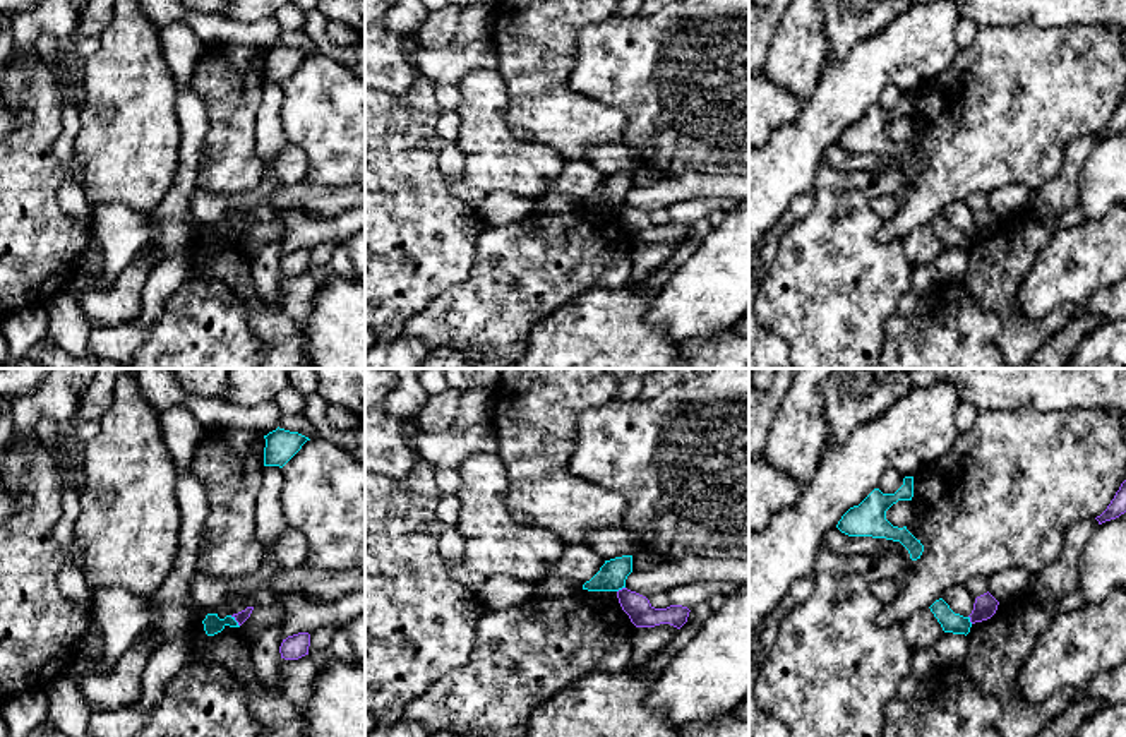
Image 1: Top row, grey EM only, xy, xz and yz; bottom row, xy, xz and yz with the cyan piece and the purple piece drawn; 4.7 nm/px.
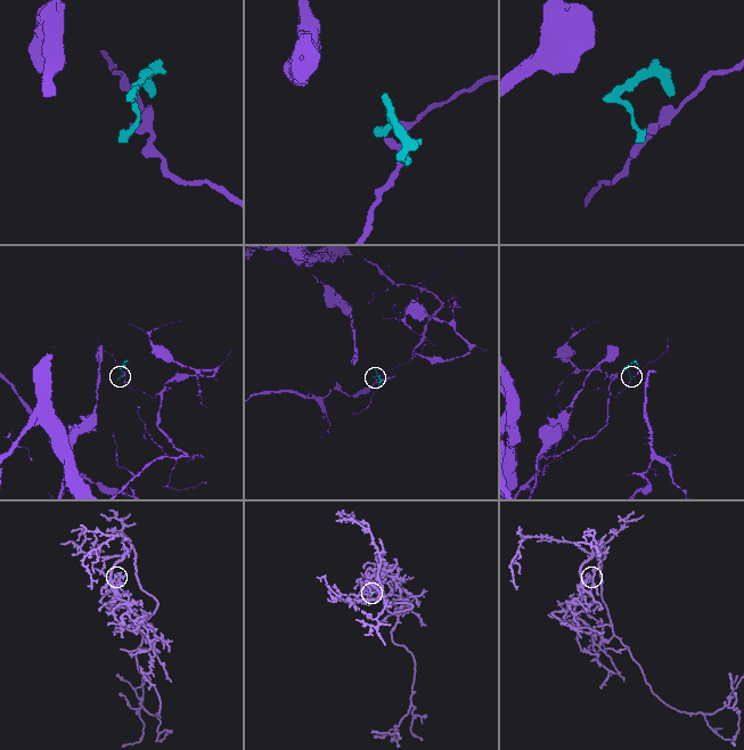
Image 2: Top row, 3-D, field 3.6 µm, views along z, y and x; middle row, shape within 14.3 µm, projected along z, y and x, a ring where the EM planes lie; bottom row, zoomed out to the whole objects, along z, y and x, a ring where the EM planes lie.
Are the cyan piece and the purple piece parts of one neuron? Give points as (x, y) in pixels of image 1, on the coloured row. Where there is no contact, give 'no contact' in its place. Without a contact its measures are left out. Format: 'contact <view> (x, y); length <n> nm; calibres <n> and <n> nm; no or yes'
contact xy (235, 621); length 70 nm; calibres 90 and 60 nm; no

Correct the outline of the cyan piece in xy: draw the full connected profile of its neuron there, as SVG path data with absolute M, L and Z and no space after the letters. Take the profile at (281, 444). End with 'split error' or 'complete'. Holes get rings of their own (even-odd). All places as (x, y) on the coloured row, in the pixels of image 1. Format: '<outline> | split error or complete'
M276 428L264 435L264 466L279 466L283 468L300 449L310 440L308 437L290 432L284 428Z | complete

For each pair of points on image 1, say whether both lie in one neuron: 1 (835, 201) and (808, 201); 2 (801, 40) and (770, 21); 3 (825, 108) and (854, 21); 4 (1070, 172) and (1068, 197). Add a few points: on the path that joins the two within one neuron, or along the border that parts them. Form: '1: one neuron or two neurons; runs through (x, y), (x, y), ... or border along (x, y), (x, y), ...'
1: two neurons; border along (814, 191), (814, 206), (787, 228)
2: two neurons; border along (782, 17), (766, 57)
3: two neurons; border along (873, 36), (859, 41), (838, 62), (832, 64)
4: one neuron; runs through (1068, 179), (1068, 191)

